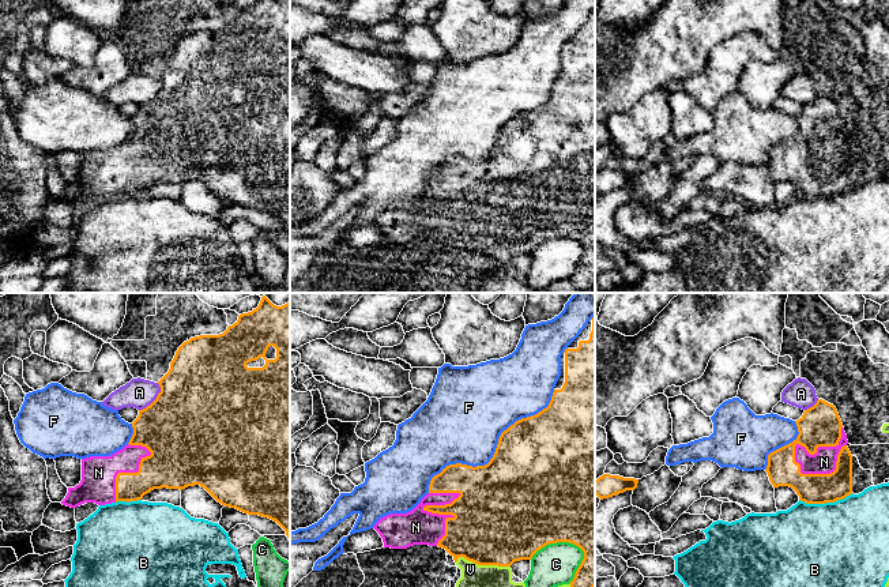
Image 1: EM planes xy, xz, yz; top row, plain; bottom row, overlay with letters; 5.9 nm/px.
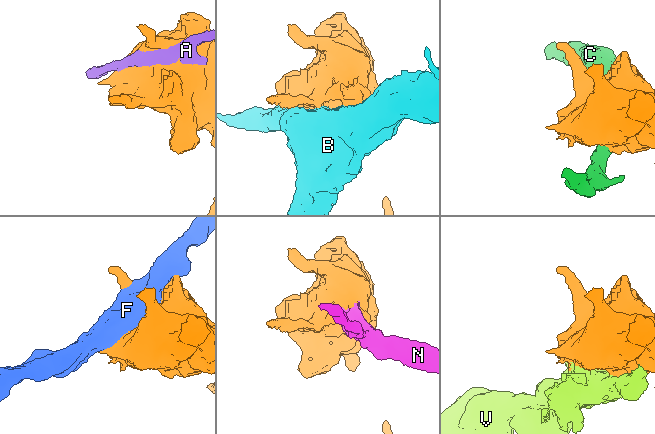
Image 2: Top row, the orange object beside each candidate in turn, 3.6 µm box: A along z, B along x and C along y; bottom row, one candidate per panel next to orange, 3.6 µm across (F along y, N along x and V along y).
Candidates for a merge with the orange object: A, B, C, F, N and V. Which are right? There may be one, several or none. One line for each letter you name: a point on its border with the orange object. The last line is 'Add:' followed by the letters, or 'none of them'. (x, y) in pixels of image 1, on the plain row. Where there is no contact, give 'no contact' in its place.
N: contact yz (810, 149)
Add: N

